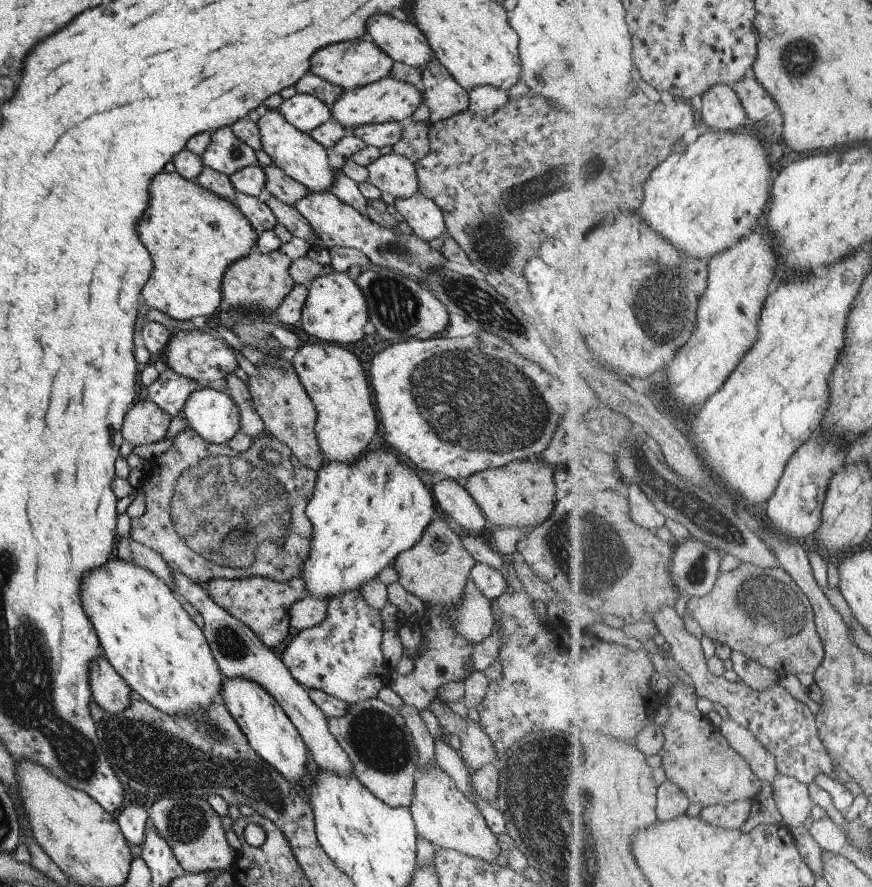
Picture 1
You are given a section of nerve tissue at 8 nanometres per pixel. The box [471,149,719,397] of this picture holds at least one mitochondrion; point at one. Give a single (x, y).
(671, 281)

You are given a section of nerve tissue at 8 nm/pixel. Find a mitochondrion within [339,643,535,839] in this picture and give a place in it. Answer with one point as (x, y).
(376, 738)

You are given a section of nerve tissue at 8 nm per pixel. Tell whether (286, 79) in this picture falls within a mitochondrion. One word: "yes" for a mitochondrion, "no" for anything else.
no

